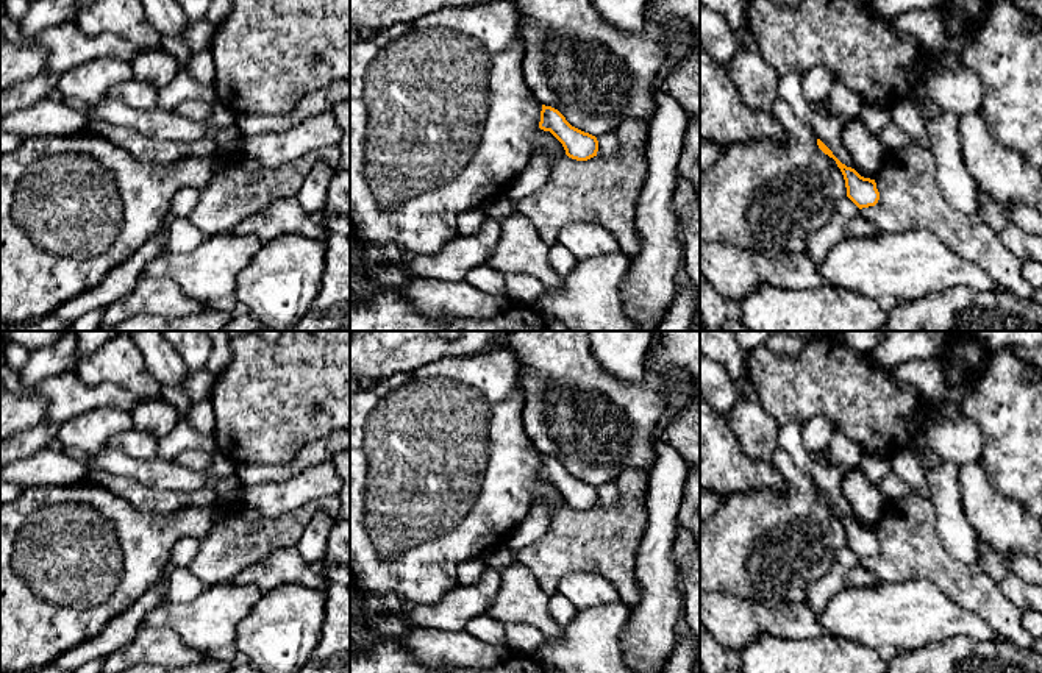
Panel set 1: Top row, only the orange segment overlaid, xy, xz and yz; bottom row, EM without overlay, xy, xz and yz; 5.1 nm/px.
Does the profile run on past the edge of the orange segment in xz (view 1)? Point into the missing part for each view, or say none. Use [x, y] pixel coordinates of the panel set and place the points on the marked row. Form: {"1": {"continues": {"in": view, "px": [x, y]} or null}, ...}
{"1": {"continues": null}}

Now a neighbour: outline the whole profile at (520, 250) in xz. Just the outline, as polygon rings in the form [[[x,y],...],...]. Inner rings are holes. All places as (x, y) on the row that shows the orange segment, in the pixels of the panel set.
[[[516,209],[500,222],[500,242],[484,265],[503,275],[526,273],[548,290],[559,289],[562,278],[548,262],[550,247],[531,222]]]

